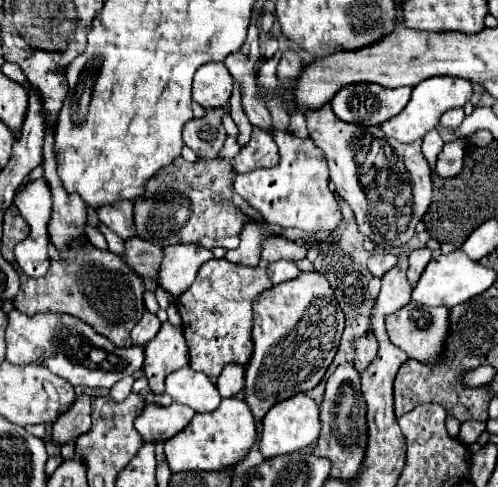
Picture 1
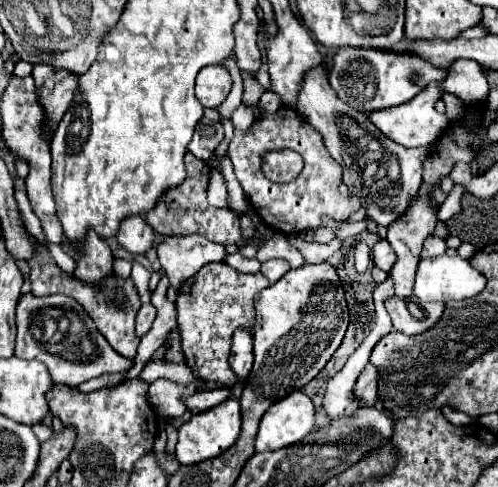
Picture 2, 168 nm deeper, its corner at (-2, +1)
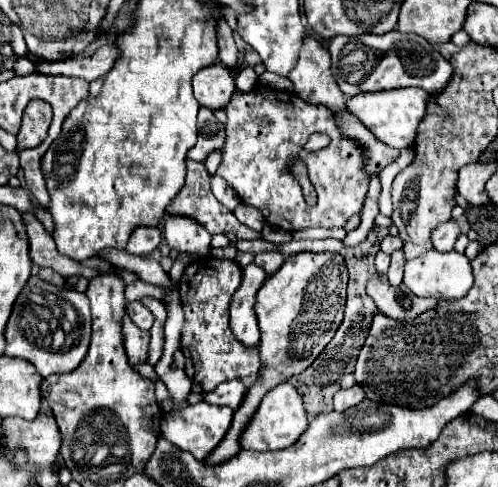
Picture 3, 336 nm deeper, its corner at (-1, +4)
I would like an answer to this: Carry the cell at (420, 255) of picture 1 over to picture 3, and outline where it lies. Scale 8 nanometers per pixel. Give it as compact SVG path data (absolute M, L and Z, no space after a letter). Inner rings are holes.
M451 219L447 223L441 223L433 231L433 235L431 235L433 249L437 249L437 251L451 251L459 235L461 235L461 229L459 229L459 225L457 225L455 219Z

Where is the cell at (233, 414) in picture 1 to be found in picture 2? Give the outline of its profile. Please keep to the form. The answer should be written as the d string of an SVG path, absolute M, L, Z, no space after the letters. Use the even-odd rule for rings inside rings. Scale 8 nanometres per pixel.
M228 398L206 412L194 414L188 422L184 422L180 426L178 444L176 444L176 458L180 464L198 464L198 462L216 458L238 440L240 430L242 430L240 402L238 402L238 398Z

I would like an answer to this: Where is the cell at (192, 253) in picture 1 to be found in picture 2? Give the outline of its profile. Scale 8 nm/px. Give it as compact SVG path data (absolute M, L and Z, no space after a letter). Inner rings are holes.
M166 236L158 246L158 260L170 280L170 286L176 290L180 290L180 284L192 278L202 266L210 262L220 262L224 258L224 246L208 242L200 236Z

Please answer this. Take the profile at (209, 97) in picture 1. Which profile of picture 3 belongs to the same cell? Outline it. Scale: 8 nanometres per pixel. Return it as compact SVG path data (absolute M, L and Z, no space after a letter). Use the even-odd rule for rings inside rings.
M213 63L197 71L197 75L193 77L193 91L199 105L211 111L225 109L235 91L235 79L225 65Z

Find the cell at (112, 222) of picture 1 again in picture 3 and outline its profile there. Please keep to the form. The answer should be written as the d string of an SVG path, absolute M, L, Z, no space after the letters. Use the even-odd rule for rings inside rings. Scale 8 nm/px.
M143 227L143 229L137 229L131 235L131 239L127 243L127 251L131 255L149 255L149 253L153 253L159 247L159 243L161 243L159 229Z

